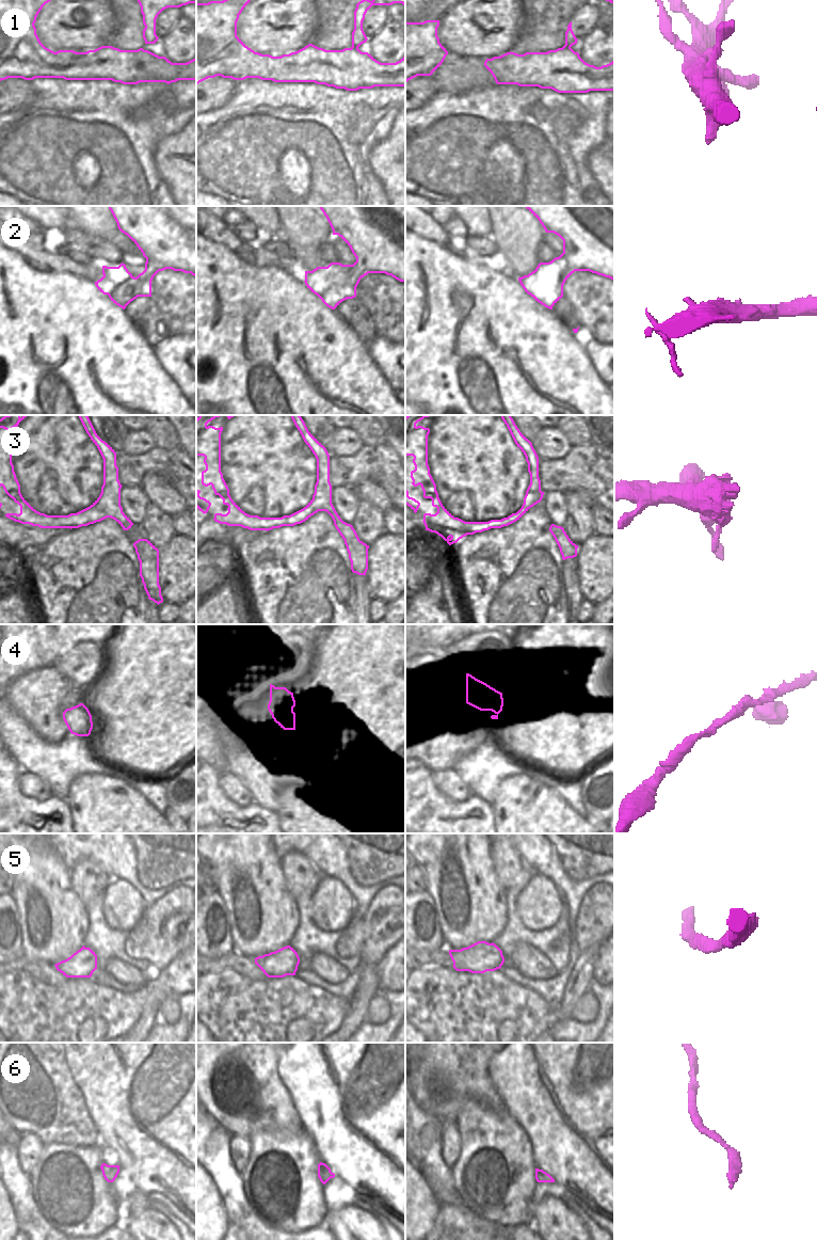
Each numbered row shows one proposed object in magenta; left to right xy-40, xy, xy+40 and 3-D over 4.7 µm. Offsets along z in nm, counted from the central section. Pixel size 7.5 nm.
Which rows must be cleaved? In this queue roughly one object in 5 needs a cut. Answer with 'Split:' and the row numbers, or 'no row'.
Split: no row

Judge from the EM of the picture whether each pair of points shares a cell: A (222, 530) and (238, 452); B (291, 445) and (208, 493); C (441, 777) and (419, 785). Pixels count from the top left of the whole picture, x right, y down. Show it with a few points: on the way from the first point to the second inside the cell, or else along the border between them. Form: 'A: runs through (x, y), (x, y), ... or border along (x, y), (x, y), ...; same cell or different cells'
A: border along (207, 515), (220, 523), (240, 525), (247, 529); different cells
B: runs through (271, 463), (250, 463), (228, 485); same cell
C: border along (431, 770), (433, 783), (449, 798); different cells

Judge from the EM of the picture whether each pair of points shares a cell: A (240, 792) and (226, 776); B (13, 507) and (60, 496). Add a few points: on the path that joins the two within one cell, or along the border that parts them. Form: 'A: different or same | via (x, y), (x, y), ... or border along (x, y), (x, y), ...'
A: same | via (236, 788), (228, 780)
B: same | via (25, 496), (48, 496)

